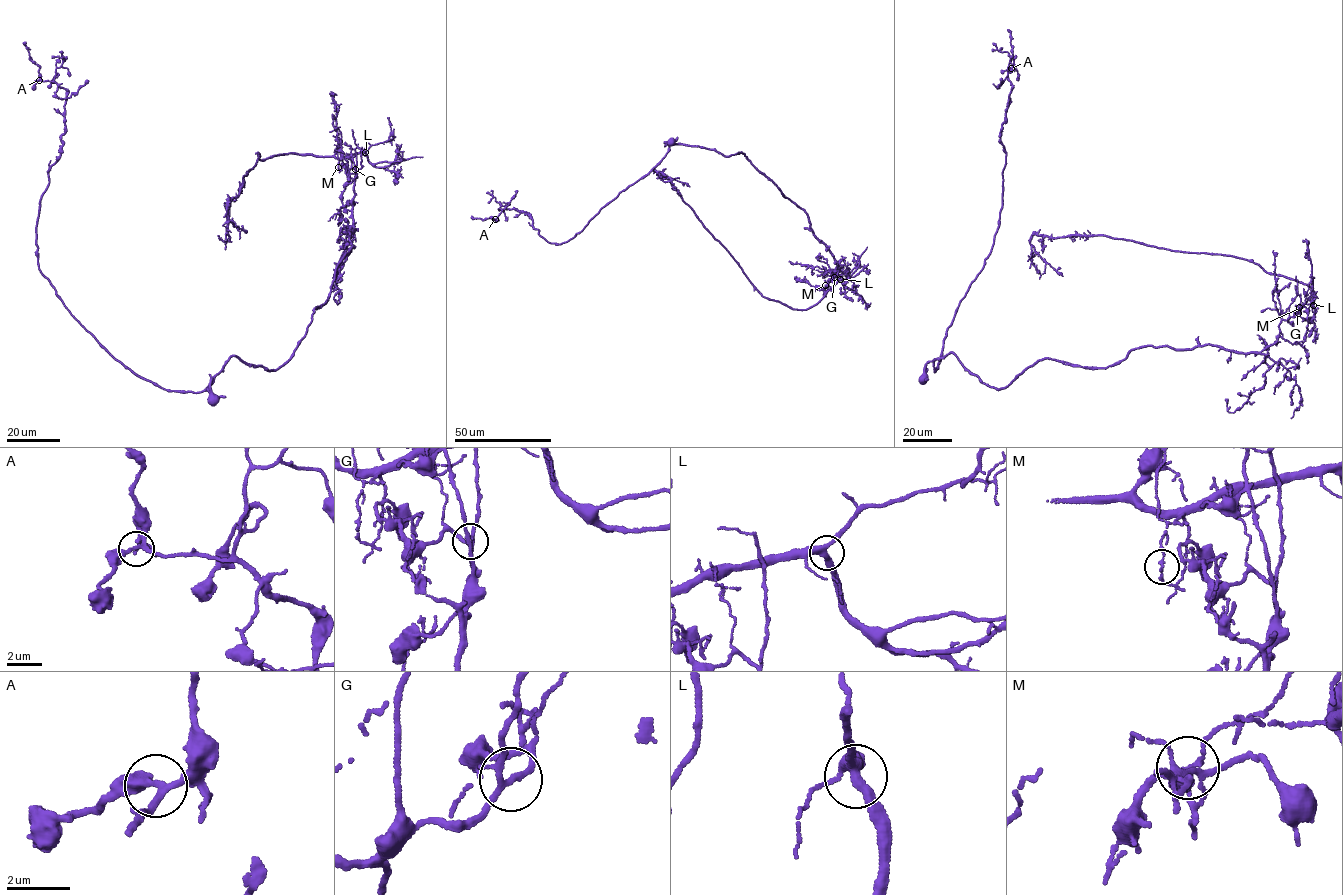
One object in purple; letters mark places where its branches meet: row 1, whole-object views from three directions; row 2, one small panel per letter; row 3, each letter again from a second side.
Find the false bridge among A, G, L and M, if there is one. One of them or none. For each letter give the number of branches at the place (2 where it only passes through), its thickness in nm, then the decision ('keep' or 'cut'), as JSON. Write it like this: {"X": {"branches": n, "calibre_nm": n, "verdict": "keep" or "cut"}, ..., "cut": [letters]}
{"A": {"branches": 3, "calibre_nm": 190, "verdict": "keep"}, "G": {"branches": 3, "calibre_nm": 180, "verdict": "keep"}, "L": {"branches": 3, "calibre_nm": 300, "verdict": "keep"}, "M": {"branches": 2, "calibre_nm": 130, "verdict": "cut"}, "cut": ["M"]}

